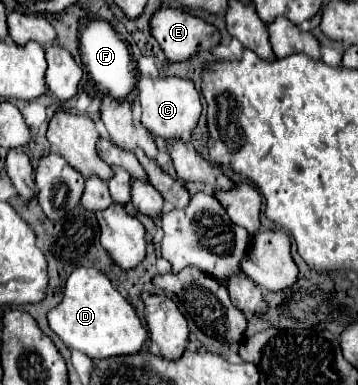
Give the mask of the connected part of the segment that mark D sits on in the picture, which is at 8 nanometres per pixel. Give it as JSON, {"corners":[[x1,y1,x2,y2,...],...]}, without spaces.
{"corners":[[81,267,69,275,61,303,47,313,47,319,49,327,63,339,67,347,79,349,91,359,137,353,147,339,147,331,143,329,135,309,113,287,107,275,95,267]]}

